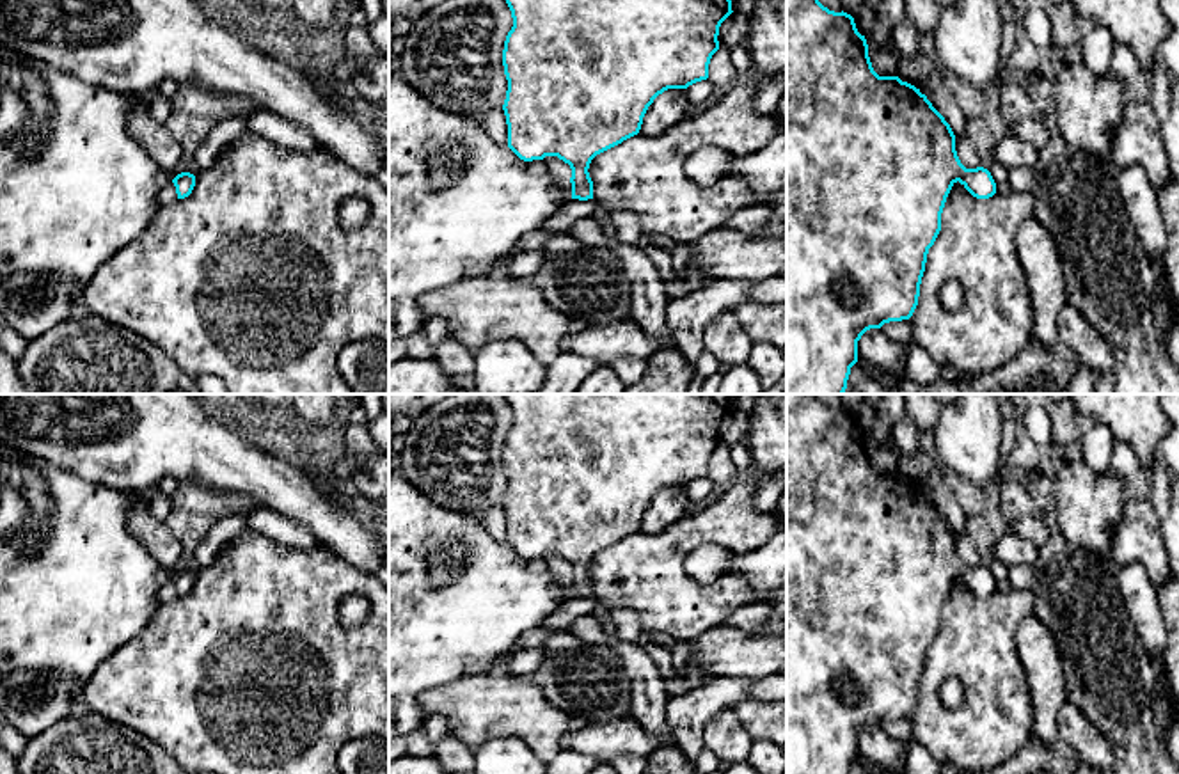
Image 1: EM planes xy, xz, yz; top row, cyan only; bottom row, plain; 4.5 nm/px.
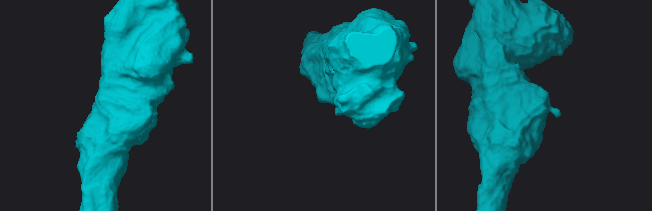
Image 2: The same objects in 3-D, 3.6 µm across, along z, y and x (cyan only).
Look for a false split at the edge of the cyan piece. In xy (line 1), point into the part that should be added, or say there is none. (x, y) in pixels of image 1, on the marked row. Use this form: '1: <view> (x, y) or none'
1: none

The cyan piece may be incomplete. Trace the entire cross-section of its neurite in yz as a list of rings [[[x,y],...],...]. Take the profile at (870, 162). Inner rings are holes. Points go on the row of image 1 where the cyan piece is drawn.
[[[787,0],[787,394],[843,394],[858,362],[858,341],[870,328],[909,320],[918,305],[929,249],[941,231],[941,213],[955,183],[973,197],[989,199],[996,183],[984,167],[966,169],[955,151],[955,135],[925,94],[898,76],[879,76],[868,57],[865,36],[847,12],[835,12],[819,0]]]

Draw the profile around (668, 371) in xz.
[[[659,348],[646,359],[645,375],[625,394],[687,394],[692,366],[678,348]]]

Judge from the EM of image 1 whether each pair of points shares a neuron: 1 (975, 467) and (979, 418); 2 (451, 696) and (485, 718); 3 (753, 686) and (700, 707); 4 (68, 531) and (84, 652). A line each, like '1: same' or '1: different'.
1: same
2: same
3: same
4: same

